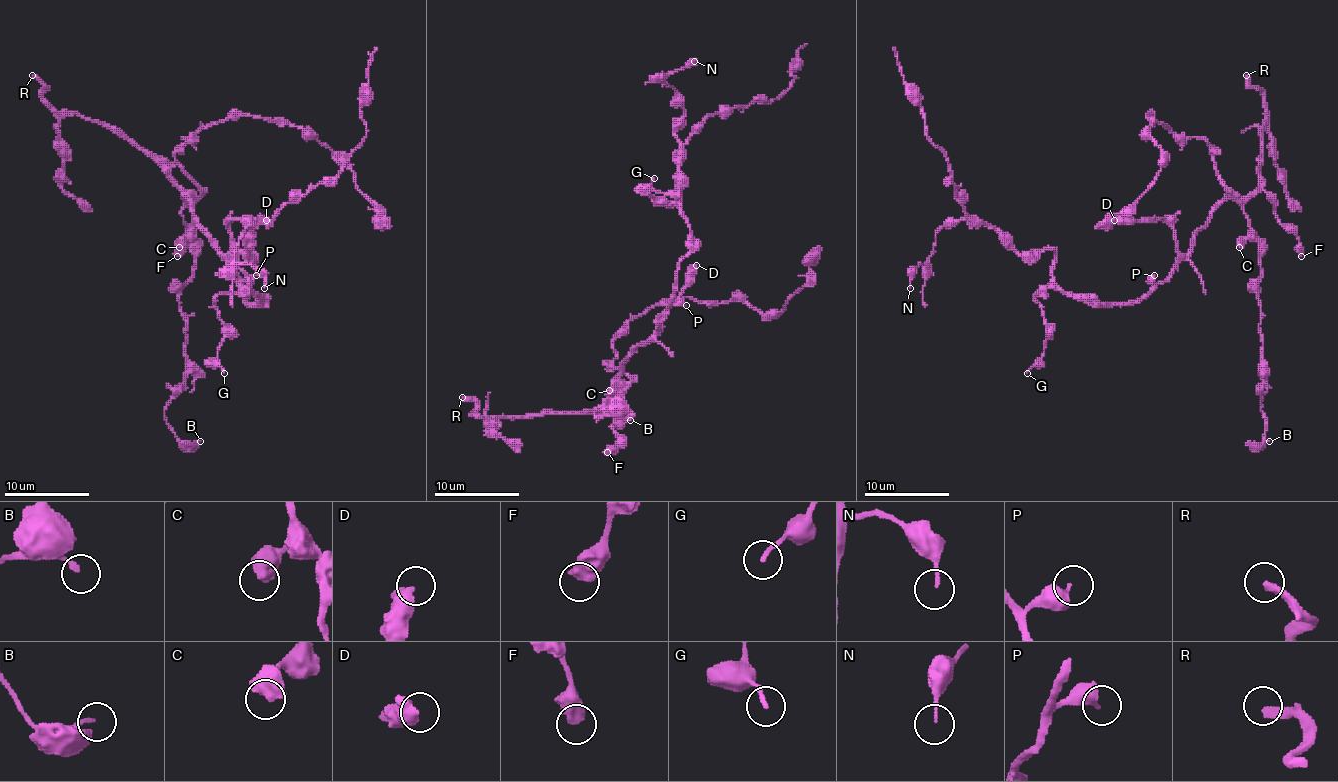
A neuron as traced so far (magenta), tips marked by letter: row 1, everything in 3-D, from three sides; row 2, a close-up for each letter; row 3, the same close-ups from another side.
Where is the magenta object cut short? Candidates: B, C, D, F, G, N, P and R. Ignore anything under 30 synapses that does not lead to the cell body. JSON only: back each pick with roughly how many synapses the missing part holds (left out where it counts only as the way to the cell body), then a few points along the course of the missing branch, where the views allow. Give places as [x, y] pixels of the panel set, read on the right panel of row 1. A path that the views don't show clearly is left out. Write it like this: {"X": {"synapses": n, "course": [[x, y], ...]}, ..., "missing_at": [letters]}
{"D": {"synapses": 45, "course": [[1114, 220], [1101, 211], [1040, 205], [1027, 196], [965, 198], [957, 205], [944, 201]]}, "R": {"synapses": 110}, "missing_at": ["D", "R"]}

